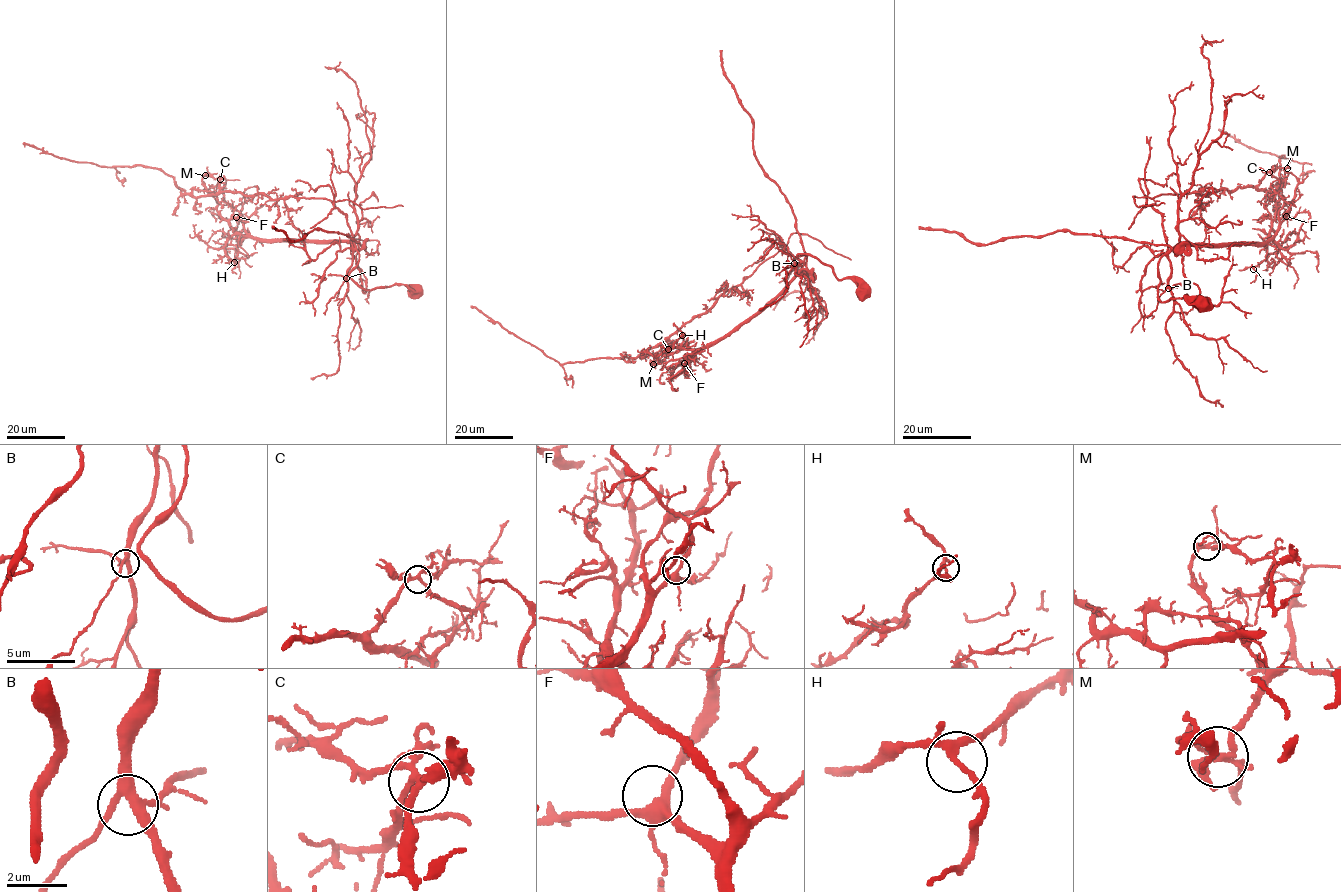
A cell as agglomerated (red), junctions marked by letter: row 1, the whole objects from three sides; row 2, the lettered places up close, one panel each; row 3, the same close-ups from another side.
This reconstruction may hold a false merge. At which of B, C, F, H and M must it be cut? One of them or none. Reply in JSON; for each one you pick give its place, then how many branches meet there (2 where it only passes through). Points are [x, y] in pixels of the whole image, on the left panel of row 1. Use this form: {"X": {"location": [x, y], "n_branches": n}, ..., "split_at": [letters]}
{"M": {"location": [205, 175], "n_branches": 5}, "split_at": ["M"]}

